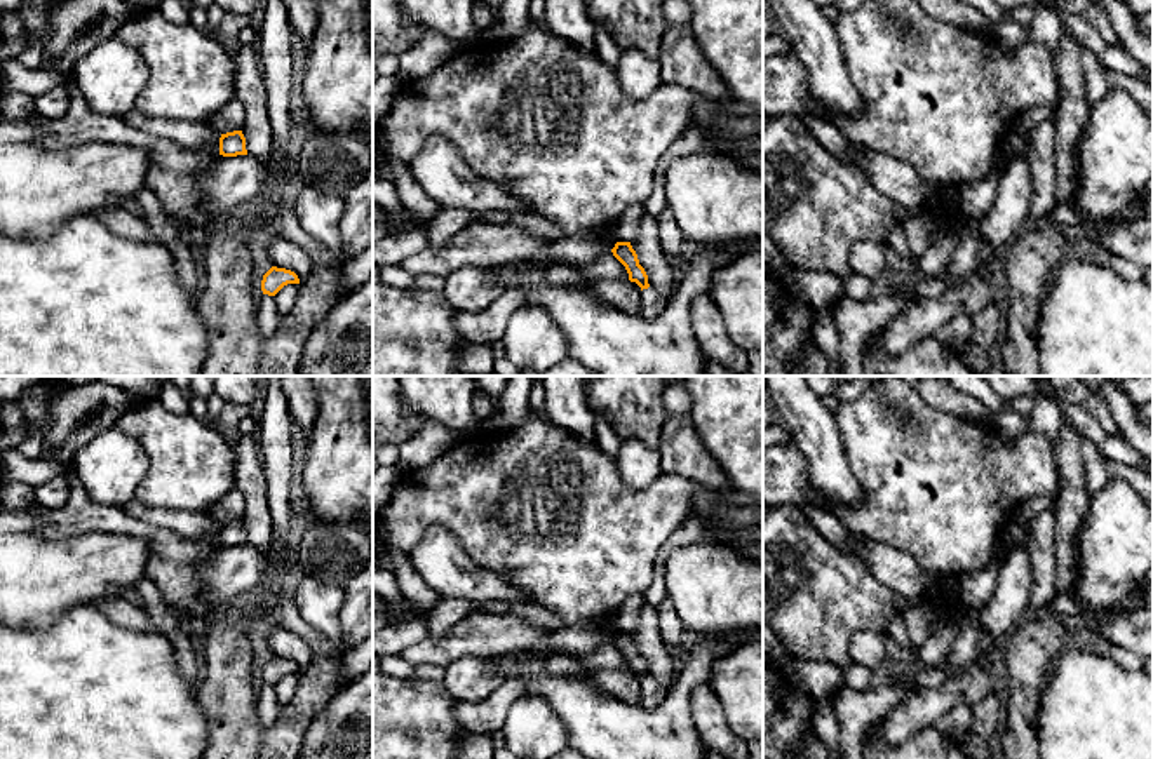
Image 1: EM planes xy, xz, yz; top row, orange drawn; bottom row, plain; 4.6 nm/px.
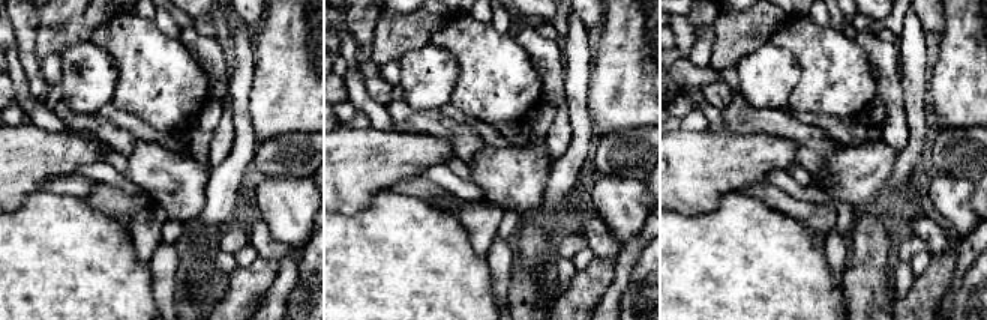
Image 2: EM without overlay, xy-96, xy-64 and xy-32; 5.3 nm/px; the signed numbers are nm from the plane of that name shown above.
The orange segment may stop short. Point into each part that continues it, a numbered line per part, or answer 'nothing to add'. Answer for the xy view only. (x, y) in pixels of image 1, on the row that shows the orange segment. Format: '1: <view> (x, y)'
nothing to add

